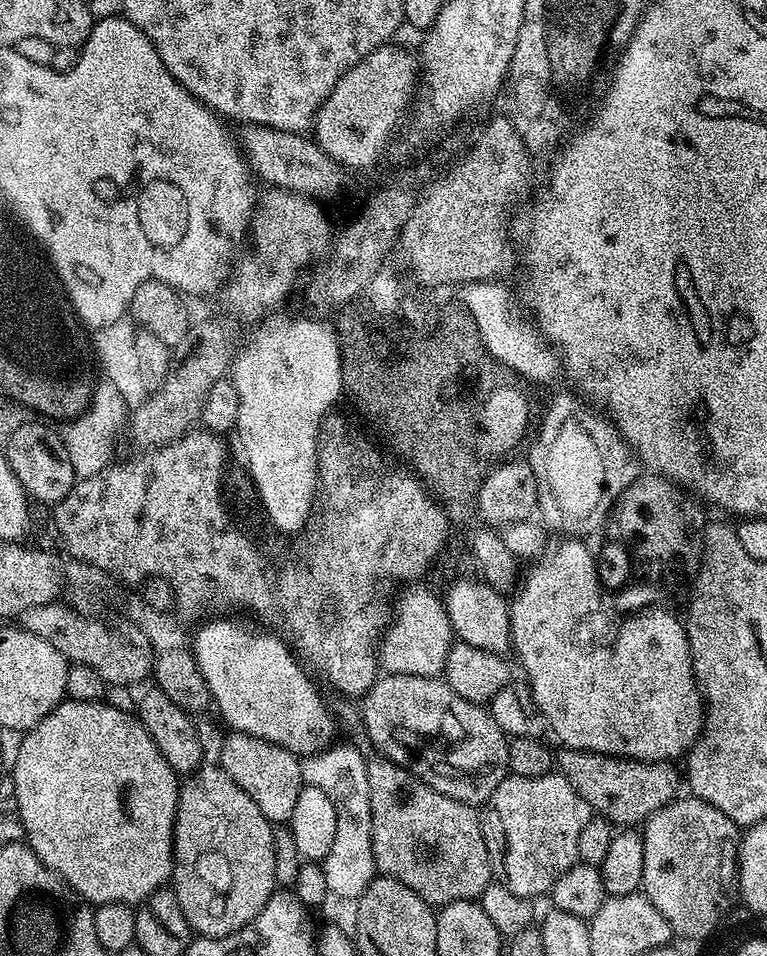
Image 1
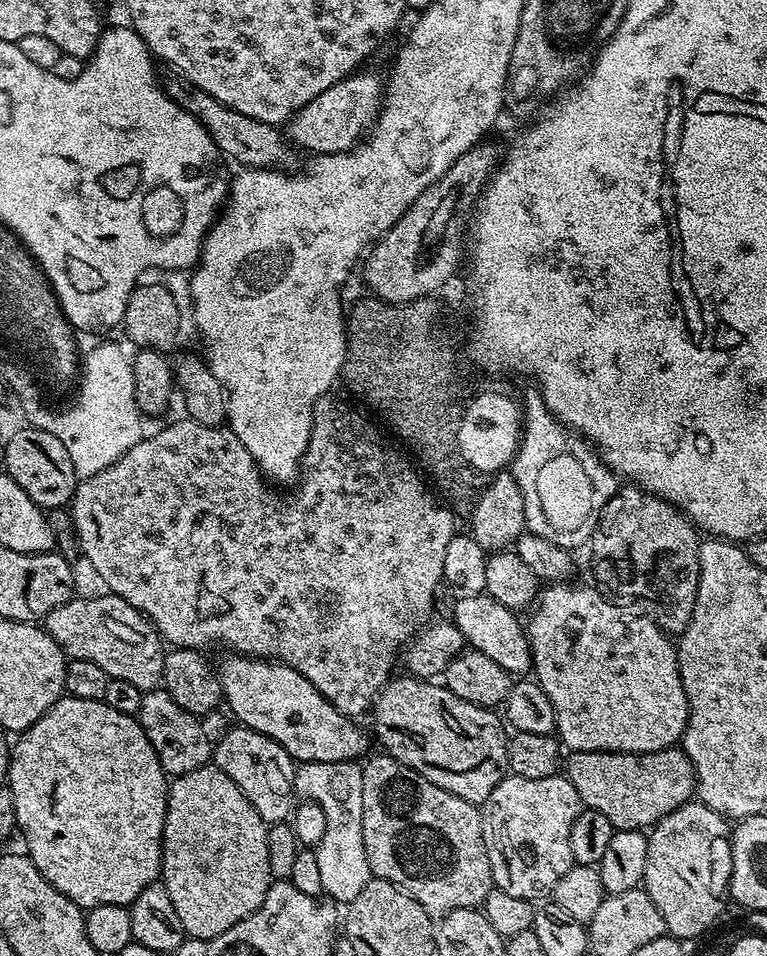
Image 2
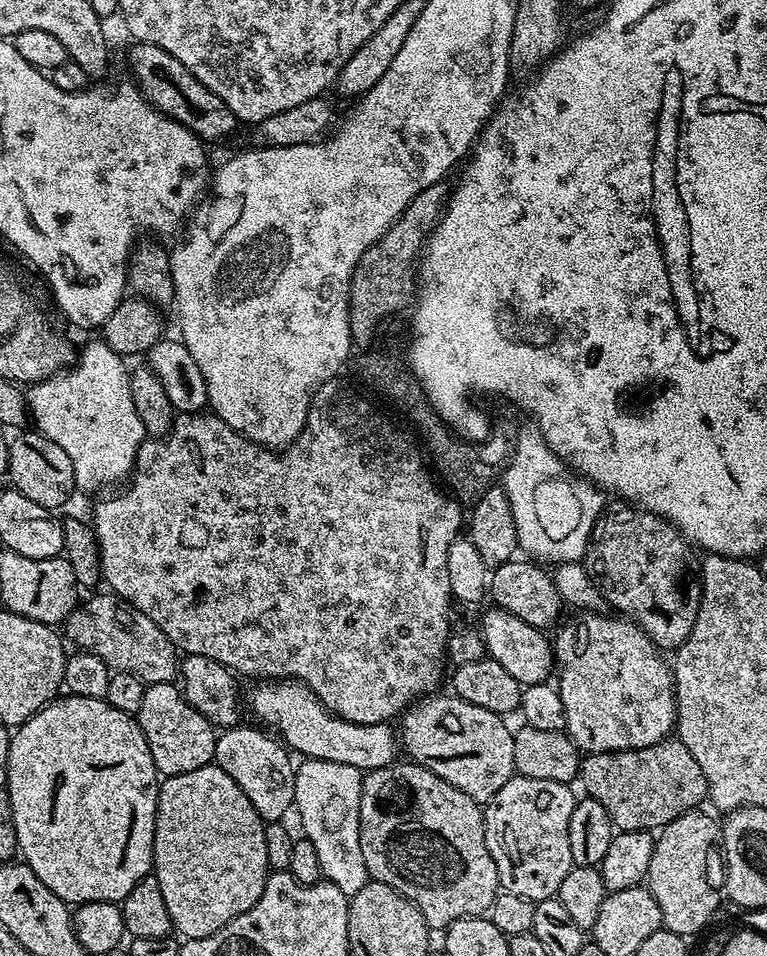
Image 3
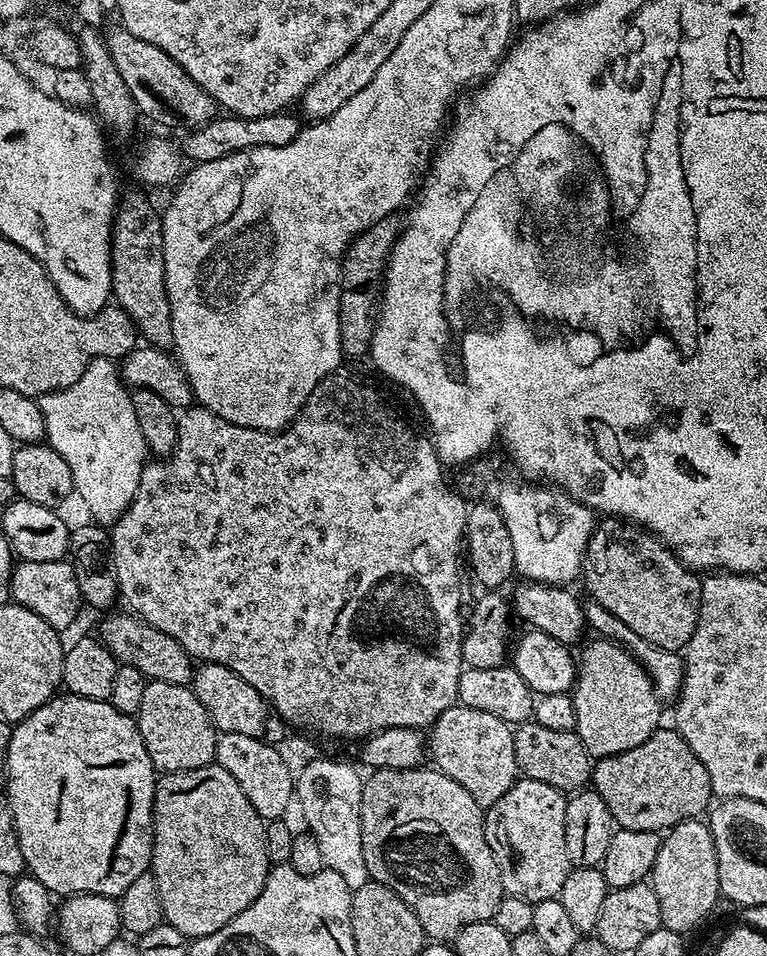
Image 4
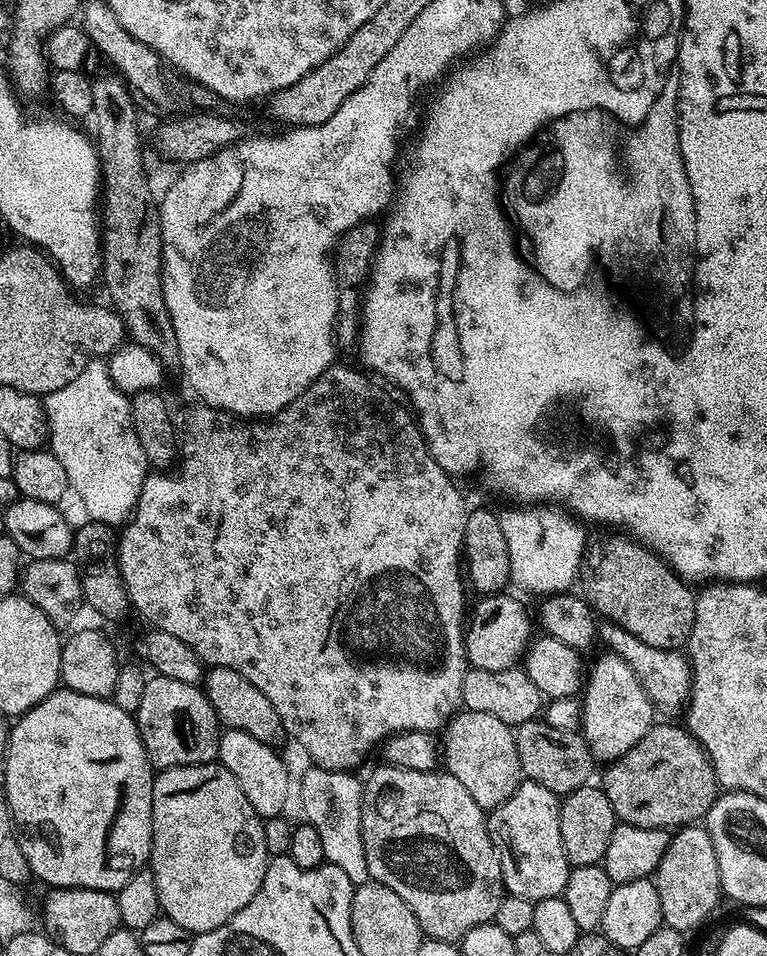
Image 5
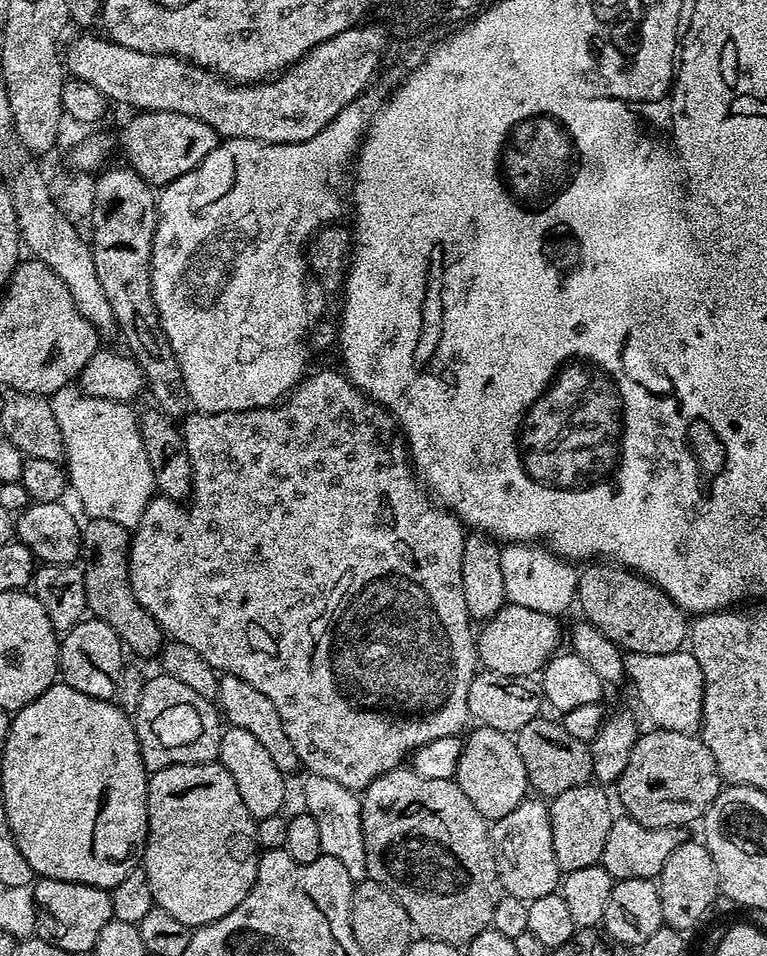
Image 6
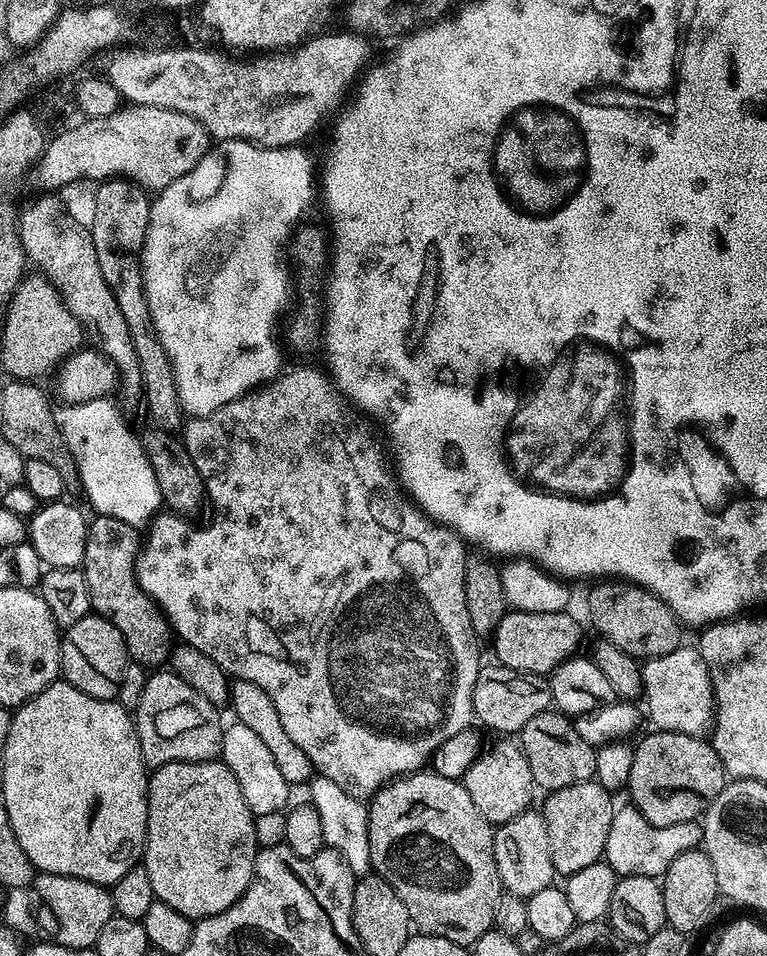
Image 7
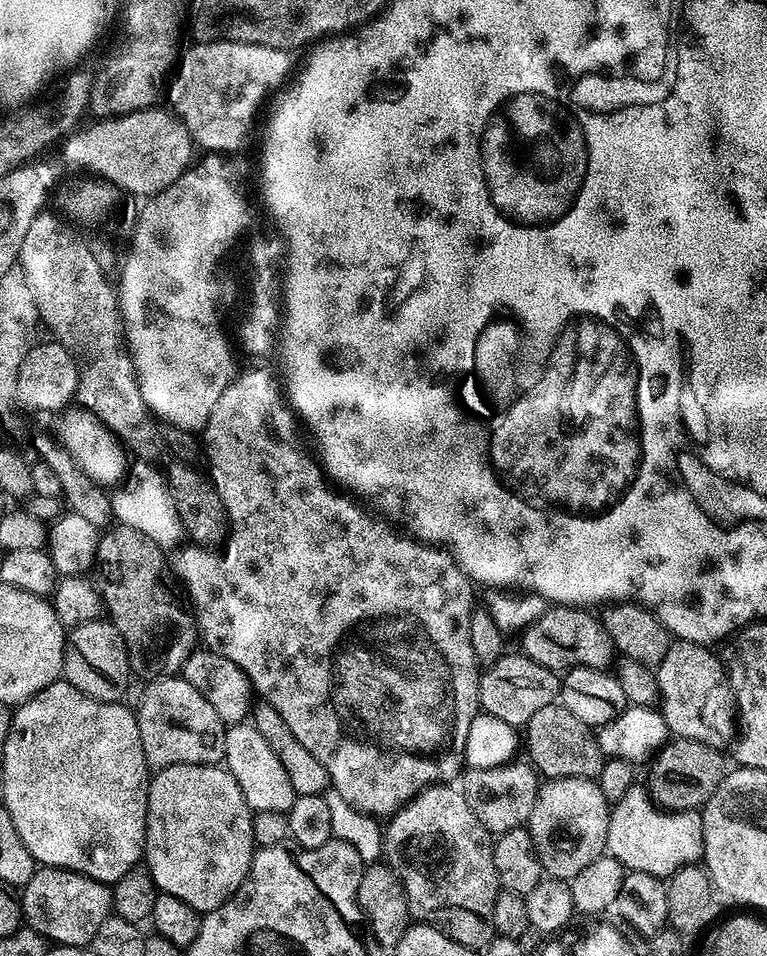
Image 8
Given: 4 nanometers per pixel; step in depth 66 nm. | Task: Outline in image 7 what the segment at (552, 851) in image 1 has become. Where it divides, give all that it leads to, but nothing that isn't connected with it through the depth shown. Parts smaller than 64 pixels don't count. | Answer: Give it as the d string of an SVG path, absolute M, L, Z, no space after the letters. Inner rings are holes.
M539 811L523 812L510 818L510 822L499 825L492 837L492 845L500 882L507 891L527 898L538 894L538 890L553 887L557 874L550 858L550 842L546 839L544 818Z

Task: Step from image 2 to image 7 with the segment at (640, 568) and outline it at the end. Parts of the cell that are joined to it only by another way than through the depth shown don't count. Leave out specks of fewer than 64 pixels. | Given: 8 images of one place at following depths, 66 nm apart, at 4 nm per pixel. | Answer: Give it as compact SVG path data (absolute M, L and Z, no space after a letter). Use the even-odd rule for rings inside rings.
M596 582L588 592L588 620L600 631L599 635L609 640L618 650L630 654L641 662L657 660L662 654L670 654L681 647L680 631L682 625L674 613L653 592L639 588L636 584L627 582Z

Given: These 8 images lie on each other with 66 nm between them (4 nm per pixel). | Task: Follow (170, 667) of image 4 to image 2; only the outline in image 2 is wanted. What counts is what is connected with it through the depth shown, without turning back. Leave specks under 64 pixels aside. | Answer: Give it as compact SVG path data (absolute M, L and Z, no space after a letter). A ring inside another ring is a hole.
M103 594L89 600L74 598L44 617L42 627L54 638L68 660L85 660L102 666L109 678L134 682L140 691L151 692L164 678L166 644L148 617L121 596Z

